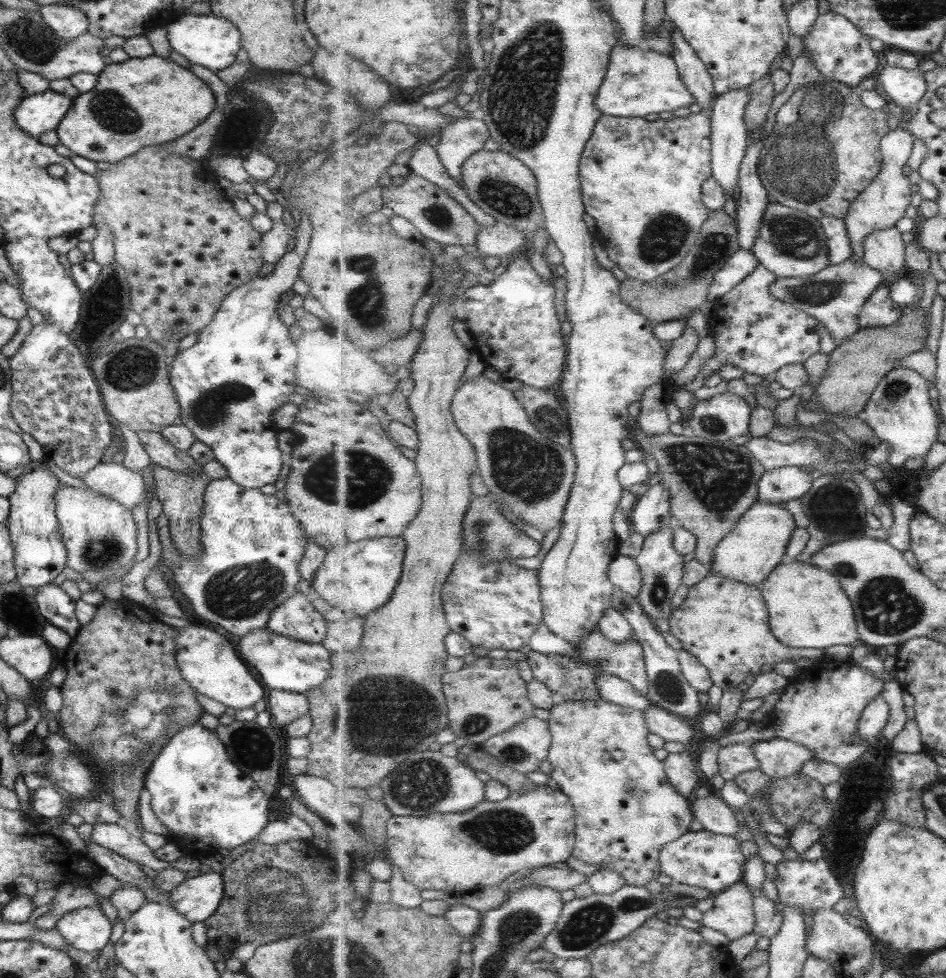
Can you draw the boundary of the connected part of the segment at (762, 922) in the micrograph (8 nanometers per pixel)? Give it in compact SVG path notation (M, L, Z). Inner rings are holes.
M752 890L754 898L754 911L756 914L756 925L754 933L765 938L775 938L780 933L783 921L783 909L779 910L775 904L767 898L763 890L755 892Z

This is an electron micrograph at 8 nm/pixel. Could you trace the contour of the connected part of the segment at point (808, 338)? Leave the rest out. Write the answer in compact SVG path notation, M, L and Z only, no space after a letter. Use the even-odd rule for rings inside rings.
M759 264L757 269L734 286L727 295L717 301L710 314L711 334L715 338L715 353L699 372L707 376L720 374L725 365L733 365L749 374L757 374L761 377L774 376L779 369L787 365L802 365L807 358L817 354L821 350L821 338L817 334L817 321L815 316L807 314L807 311L799 309L791 303L783 302L772 293L772 286L777 276L771 273L765 266Z

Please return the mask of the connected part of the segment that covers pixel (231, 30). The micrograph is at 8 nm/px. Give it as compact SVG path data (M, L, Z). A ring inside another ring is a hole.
M184 13L165 26L166 38L173 52L197 66L207 68L211 72L223 70L235 62L235 54L239 52L239 34L234 24L228 20L211 15L193 15Z

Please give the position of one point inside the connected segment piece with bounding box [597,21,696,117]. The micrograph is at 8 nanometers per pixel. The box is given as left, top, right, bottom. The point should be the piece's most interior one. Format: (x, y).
(639, 81)

